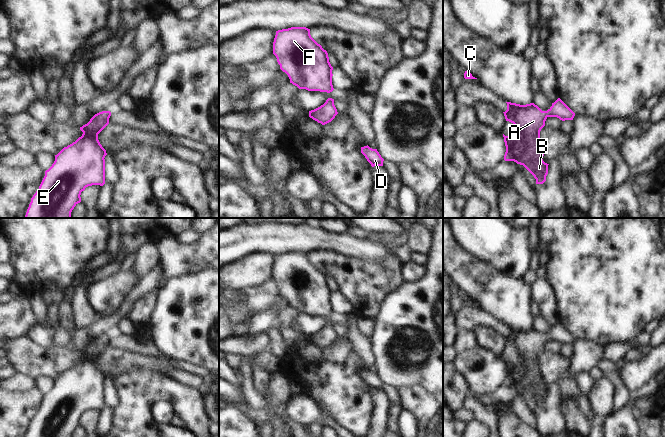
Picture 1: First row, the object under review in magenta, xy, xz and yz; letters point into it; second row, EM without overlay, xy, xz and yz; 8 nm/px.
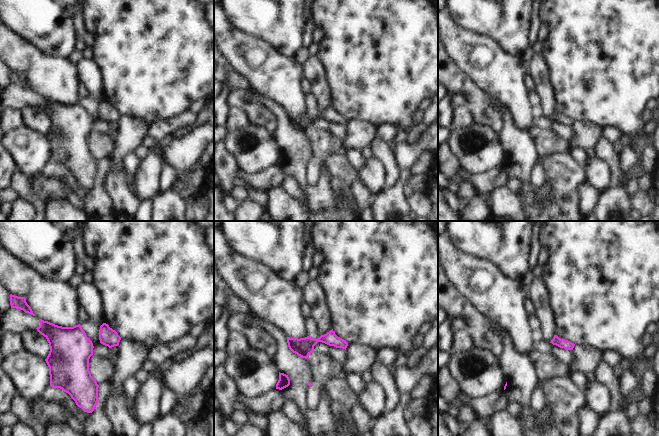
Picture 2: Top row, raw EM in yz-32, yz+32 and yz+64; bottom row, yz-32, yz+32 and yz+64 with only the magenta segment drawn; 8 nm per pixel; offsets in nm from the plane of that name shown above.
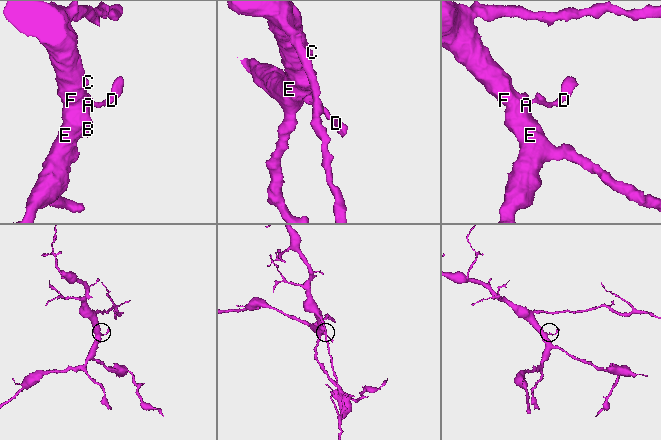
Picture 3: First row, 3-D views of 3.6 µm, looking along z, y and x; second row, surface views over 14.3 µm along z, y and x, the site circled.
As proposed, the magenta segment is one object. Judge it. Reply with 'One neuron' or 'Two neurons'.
One neuron

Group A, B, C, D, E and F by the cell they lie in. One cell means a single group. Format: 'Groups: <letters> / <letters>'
Groups: A B C D E F

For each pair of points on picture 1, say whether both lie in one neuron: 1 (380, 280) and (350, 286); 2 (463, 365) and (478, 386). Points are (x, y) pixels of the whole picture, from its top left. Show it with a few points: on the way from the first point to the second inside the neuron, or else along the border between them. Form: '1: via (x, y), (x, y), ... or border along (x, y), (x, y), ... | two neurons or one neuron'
1: via (373, 281), (357, 281) | one neuron
2: via (468, 370), (478, 381) | one neuron

